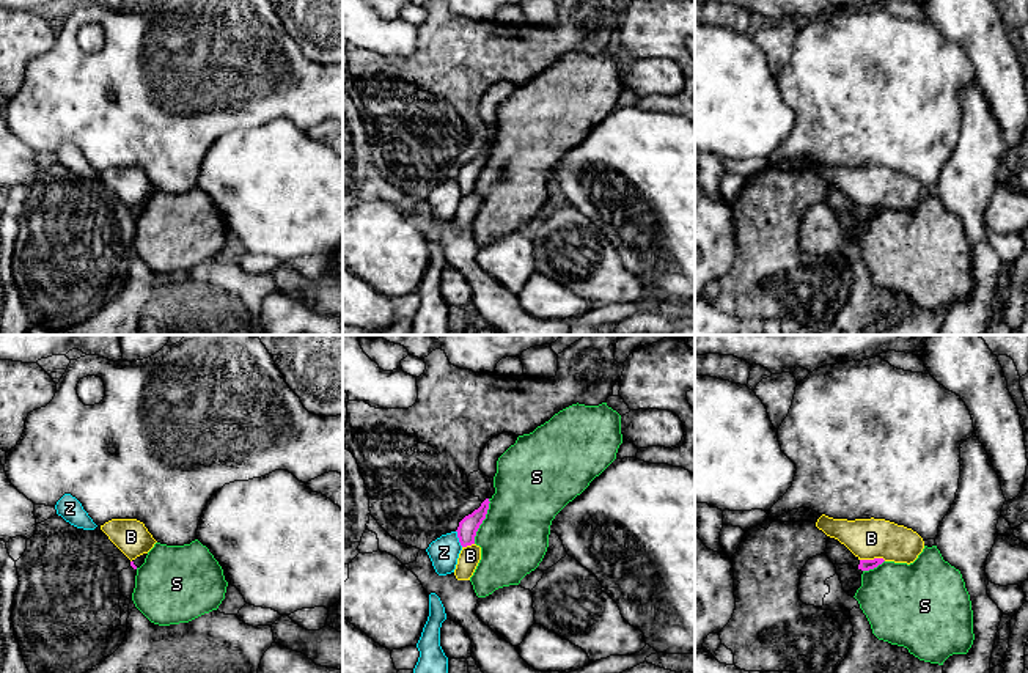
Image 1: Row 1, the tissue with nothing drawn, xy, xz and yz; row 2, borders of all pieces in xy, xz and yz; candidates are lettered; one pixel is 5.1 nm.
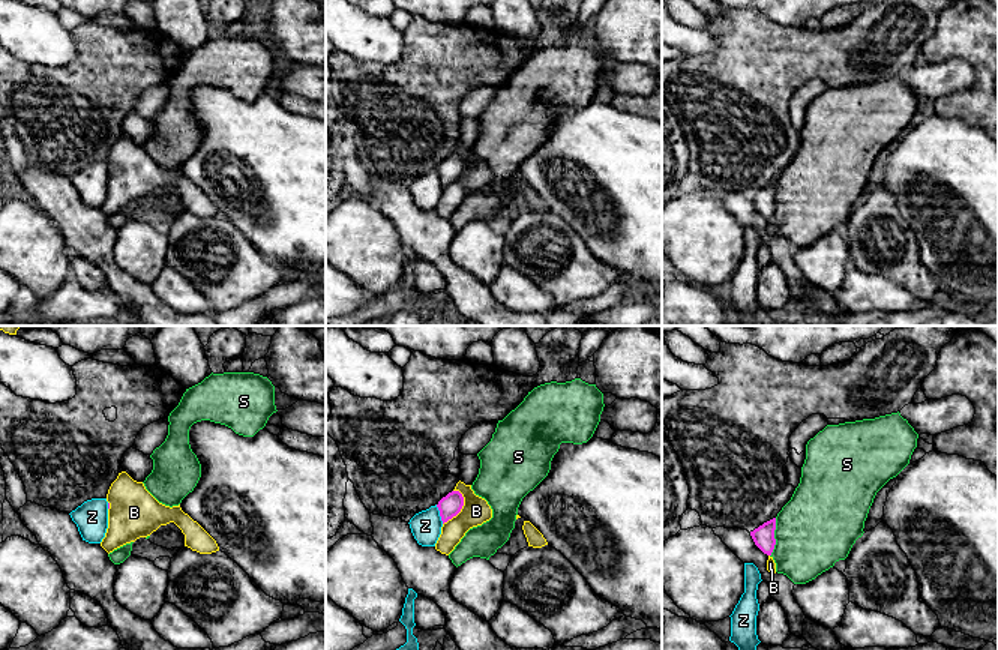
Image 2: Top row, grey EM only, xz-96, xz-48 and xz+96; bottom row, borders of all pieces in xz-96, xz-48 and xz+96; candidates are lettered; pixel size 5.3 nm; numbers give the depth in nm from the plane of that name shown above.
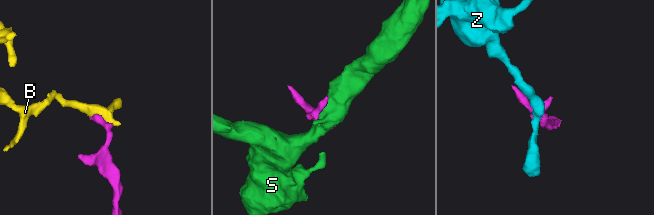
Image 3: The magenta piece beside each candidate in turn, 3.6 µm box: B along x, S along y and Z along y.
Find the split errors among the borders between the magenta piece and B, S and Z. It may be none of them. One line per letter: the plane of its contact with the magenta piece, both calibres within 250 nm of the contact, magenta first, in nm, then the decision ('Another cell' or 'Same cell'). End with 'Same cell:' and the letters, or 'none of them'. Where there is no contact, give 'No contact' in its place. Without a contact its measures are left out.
B: Touches magenta in yz. Thickness 60 nm (magenta) against 200 nm. Another cell
S: Touches magenta in xz. Thickness 100 nm (magenta) against 360 nm. Another cell
Z: Touches magenta in xz. Thickness 100 nm (magenta) against 160 nm. Another cell
Same cell: none of them

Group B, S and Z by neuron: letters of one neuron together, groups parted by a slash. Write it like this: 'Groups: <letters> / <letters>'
Groups: B / S / Z

